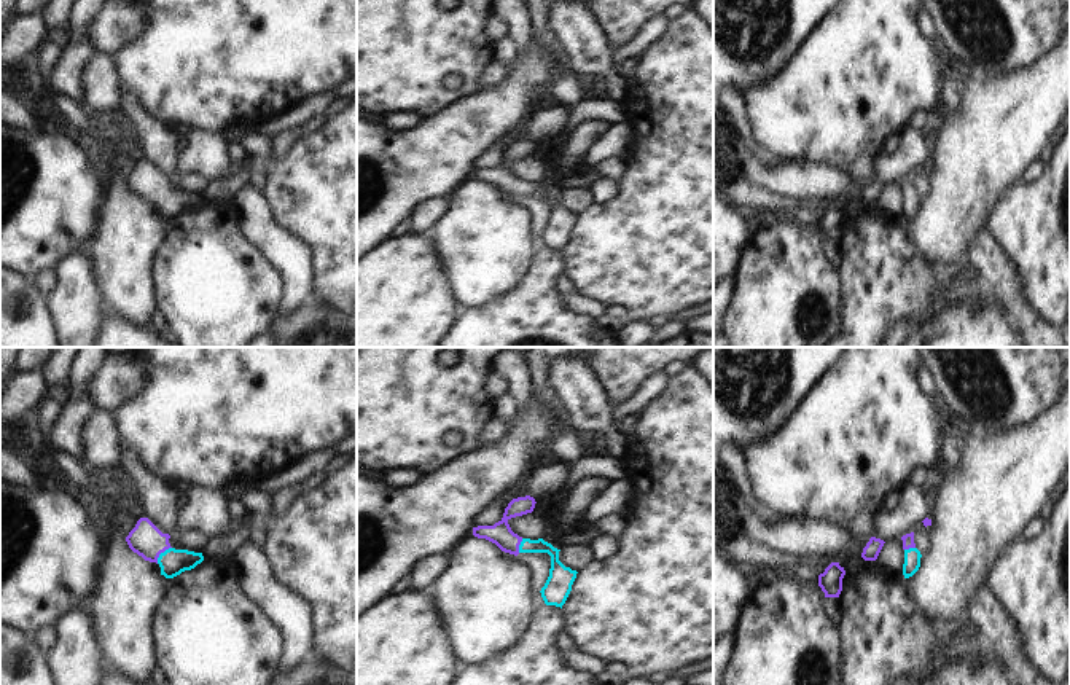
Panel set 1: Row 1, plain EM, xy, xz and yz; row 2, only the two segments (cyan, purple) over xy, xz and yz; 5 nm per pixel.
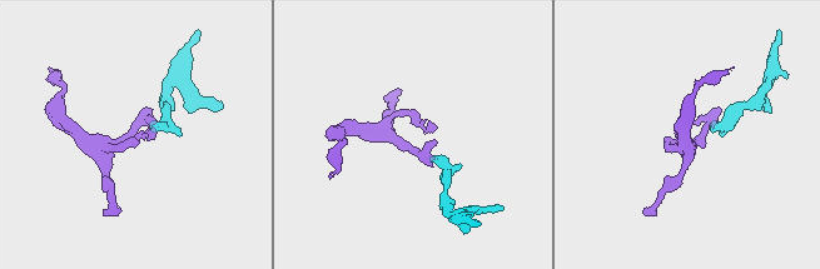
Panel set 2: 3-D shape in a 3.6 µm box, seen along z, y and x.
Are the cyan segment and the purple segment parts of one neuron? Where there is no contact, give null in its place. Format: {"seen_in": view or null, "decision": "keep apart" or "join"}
{"seen_in": "xy", "decision": "join"}

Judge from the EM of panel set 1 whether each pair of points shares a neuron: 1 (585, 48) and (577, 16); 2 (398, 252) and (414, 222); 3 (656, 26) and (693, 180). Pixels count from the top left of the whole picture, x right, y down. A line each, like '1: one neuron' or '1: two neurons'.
1: one neuron
2: two neurons
3: two neurons

